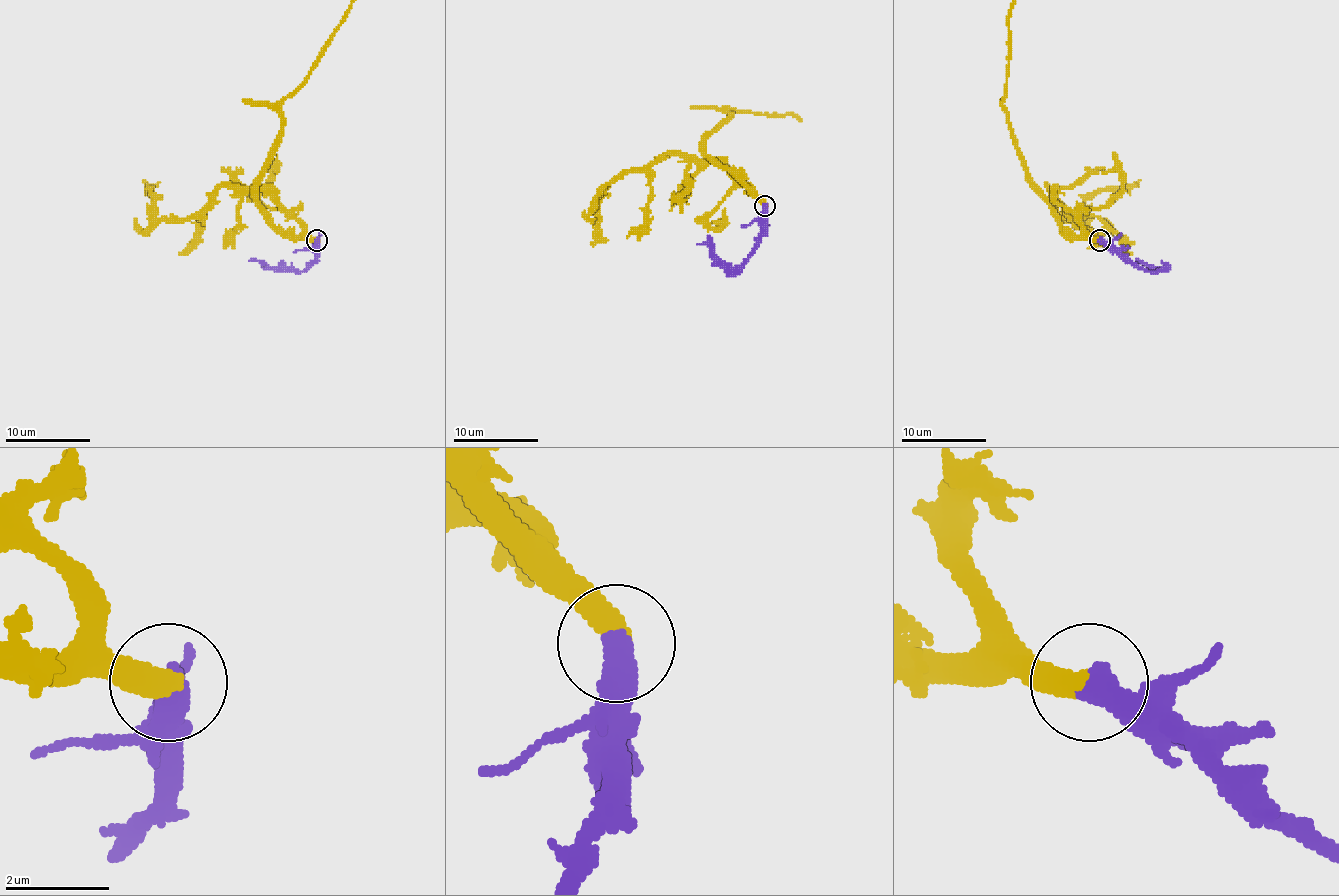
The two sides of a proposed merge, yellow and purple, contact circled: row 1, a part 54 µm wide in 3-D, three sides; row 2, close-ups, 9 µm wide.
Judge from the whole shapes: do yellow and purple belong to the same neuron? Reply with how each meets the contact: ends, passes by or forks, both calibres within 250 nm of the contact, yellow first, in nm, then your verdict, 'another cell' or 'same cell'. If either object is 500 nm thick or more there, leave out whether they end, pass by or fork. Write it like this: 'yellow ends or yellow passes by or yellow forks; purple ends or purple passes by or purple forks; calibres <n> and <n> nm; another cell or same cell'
calibres 480 and 550 nm; same cell

